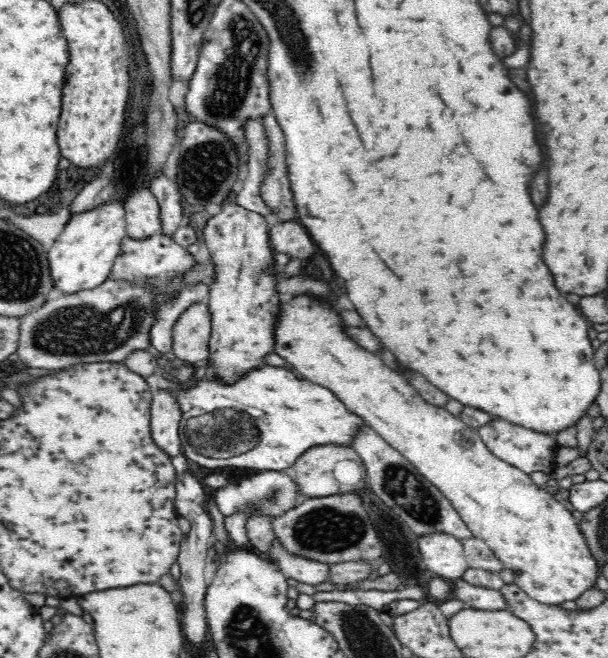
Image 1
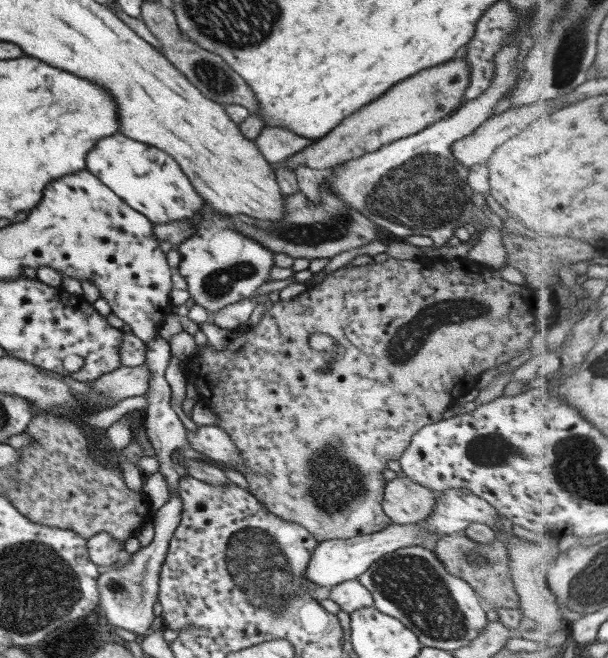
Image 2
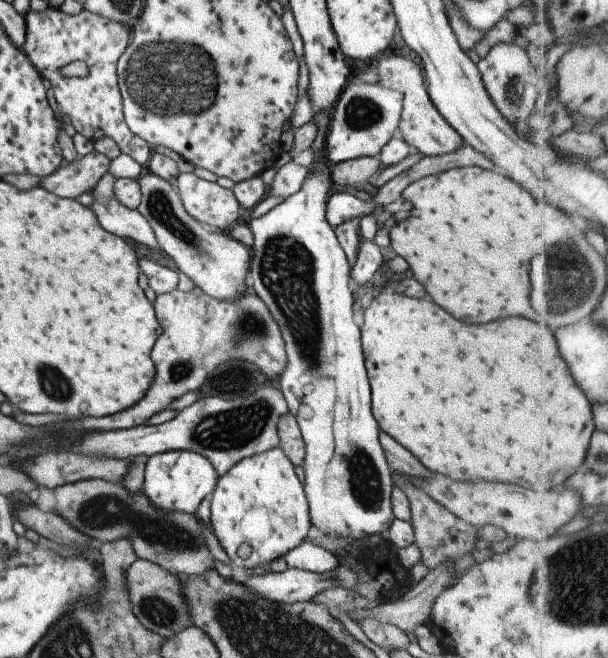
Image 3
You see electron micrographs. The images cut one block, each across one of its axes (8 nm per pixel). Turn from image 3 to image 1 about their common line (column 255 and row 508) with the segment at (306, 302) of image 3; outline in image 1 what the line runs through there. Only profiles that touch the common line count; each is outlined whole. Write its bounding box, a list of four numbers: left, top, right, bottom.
[214,470,312,521]

